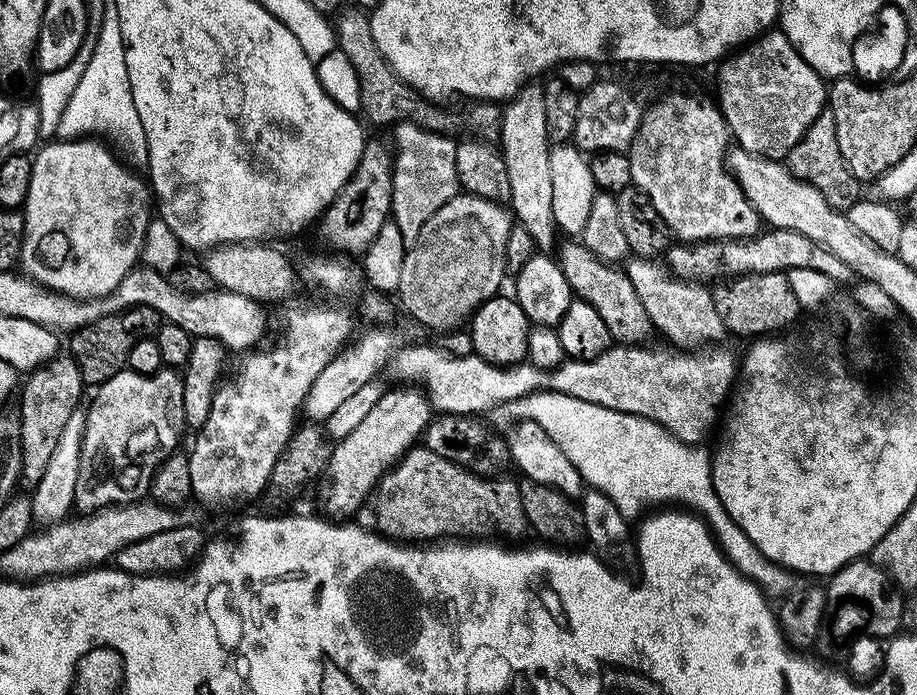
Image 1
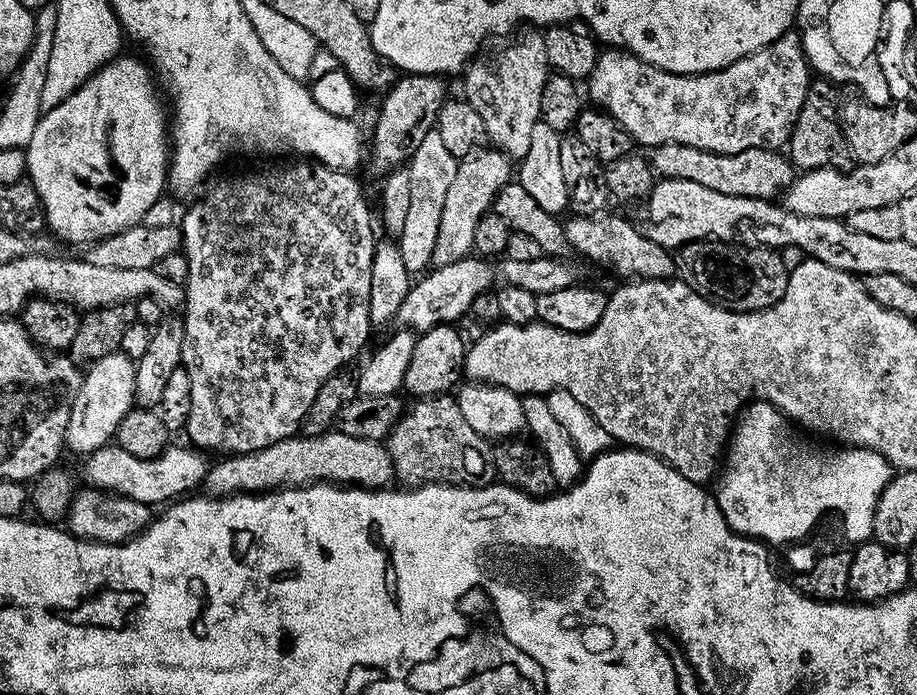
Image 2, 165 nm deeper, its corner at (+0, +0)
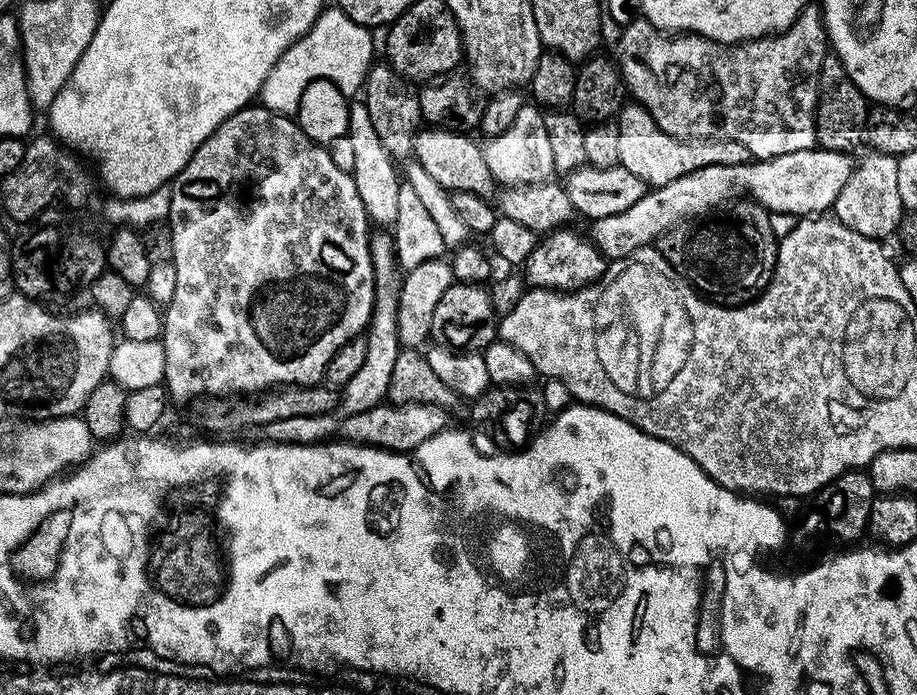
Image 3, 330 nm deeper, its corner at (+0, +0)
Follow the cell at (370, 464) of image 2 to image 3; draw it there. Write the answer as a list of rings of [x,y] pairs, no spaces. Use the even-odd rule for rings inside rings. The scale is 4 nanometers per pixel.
[[[381,402],[372,409],[354,414],[340,422],[339,435],[345,441],[357,444],[371,444],[374,448],[386,448],[389,452],[416,451],[422,442],[434,438],[449,427],[449,413],[437,404],[393,404]]]

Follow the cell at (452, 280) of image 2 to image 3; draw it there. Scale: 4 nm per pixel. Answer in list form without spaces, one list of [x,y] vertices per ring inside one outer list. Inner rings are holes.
[[[817,146],[806,150],[794,150],[794,154],[775,156],[773,160],[753,159],[749,163],[738,166],[702,166],[702,170],[694,170],[682,178],[674,178],[674,182],[670,182],[666,186],[645,191],[644,196],[638,198],[638,202],[634,202],[634,206],[630,206],[630,210],[622,210],[622,214],[610,214],[606,218],[592,220],[590,239],[604,259],[611,262],[625,260],[627,256],[634,254],[639,248],[659,241],[664,233],[671,230],[674,225],[681,224],[683,220],[699,218],[741,198],[754,200],[769,212],[794,214],[797,218],[824,214],[831,209],[838,194],[842,194],[842,186],[846,186],[854,167],[852,159],[853,157],[849,153],[831,152]]]

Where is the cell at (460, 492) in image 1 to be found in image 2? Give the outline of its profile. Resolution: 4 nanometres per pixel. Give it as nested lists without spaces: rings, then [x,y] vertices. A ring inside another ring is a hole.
[[[441,394],[439,396],[426,396],[423,398],[416,398],[411,401],[412,405],[405,407],[400,414],[400,421],[392,427],[392,432],[388,436],[386,441],[386,447],[388,450],[388,457],[392,460],[392,471],[395,479],[401,480],[401,485],[408,488],[418,488],[422,484],[458,484],[461,486],[479,486],[489,479],[490,476],[490,444],[485,437],[479,436],[475,430],[467,424],[466,418],[462,418],[462,410],[460,405],[456,403],[455,399],[451,395]]]

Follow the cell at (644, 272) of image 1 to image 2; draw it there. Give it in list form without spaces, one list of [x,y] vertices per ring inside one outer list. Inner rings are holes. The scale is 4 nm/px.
[[[601,214],[598,216],[578,216],[578,215],[573,215],[571,217],[572,221],[569,223],[565,223],[563,225],[564,227],[564,239],[568,241],[568,247],[571,249],[573,253],[575,252],[581,252],[582,255],[584,256],[589,256],[590,259],[592,260],[597,260],[598,263],[600,264],[613,264],[614,267],[616,267],[616,272],[620,276],[620,278],[635,278],[637,280],[667,280],[669,277],[673,275],[677,271],[678,264],[677,261],[674,259],[672,261],[672,256],[673,253],[669,251],[667,248],[663,248],[662,246],[658,246],[658,242],[650,242],[650,238],[646,238],[644,236],[643,231],[639,227],[636,228],[632,224],[627,224],[626,221],[623,220],[622,217],[620,216],[608,216],[609,214]]]

